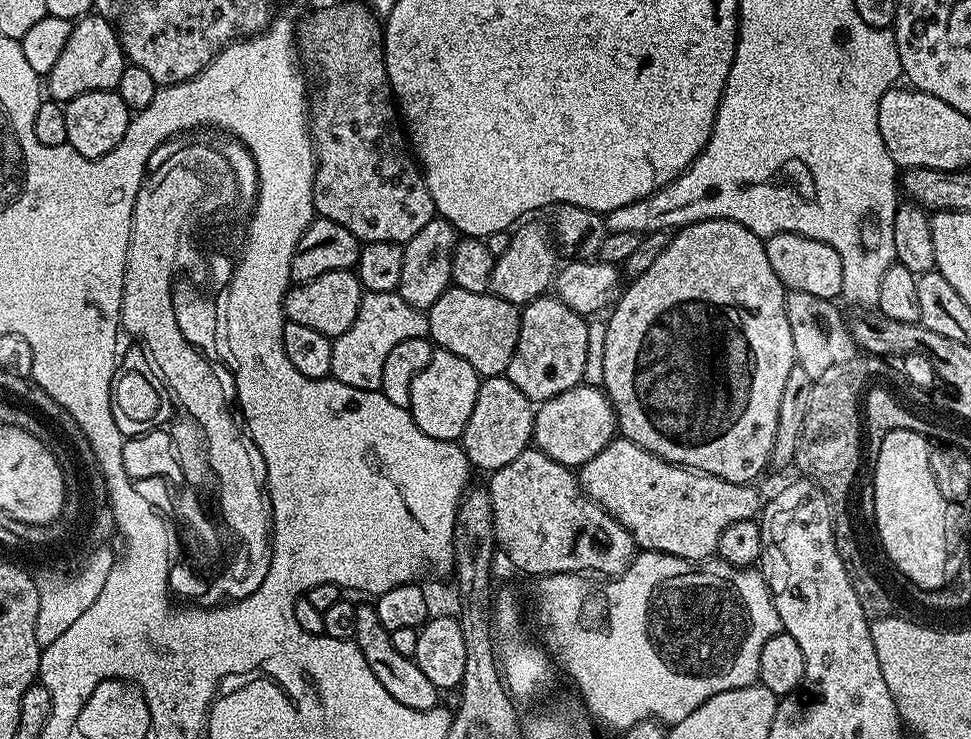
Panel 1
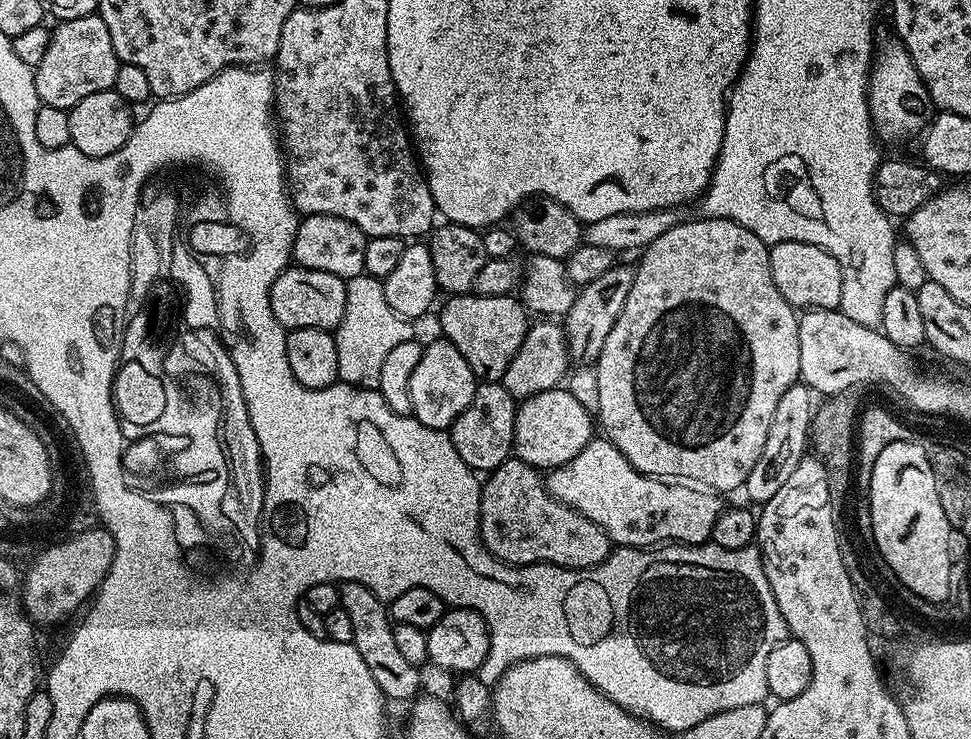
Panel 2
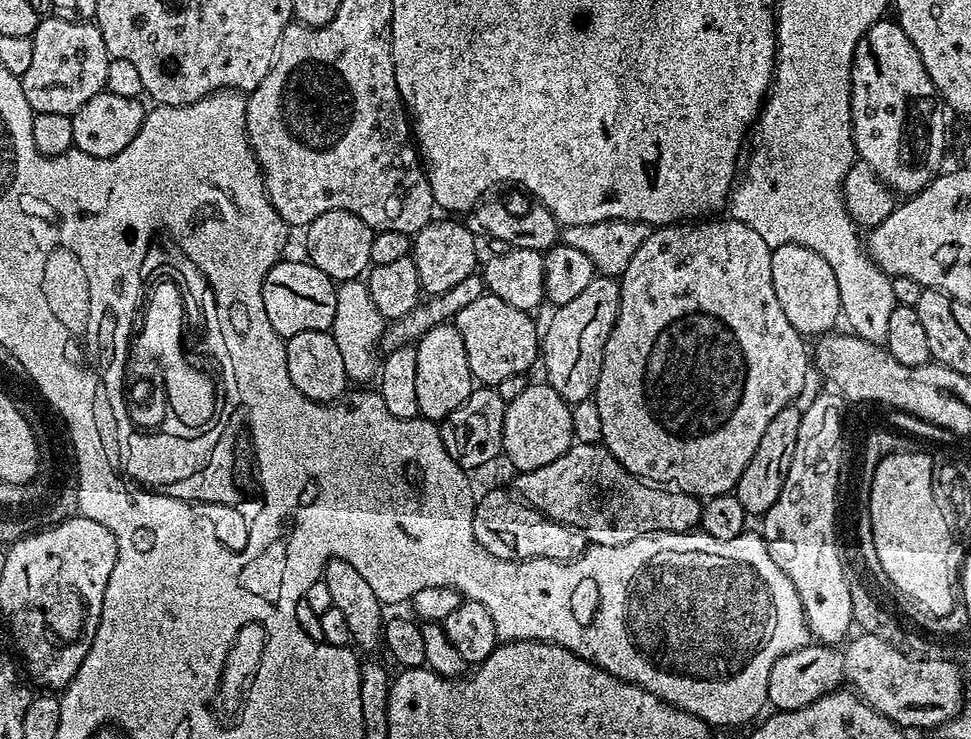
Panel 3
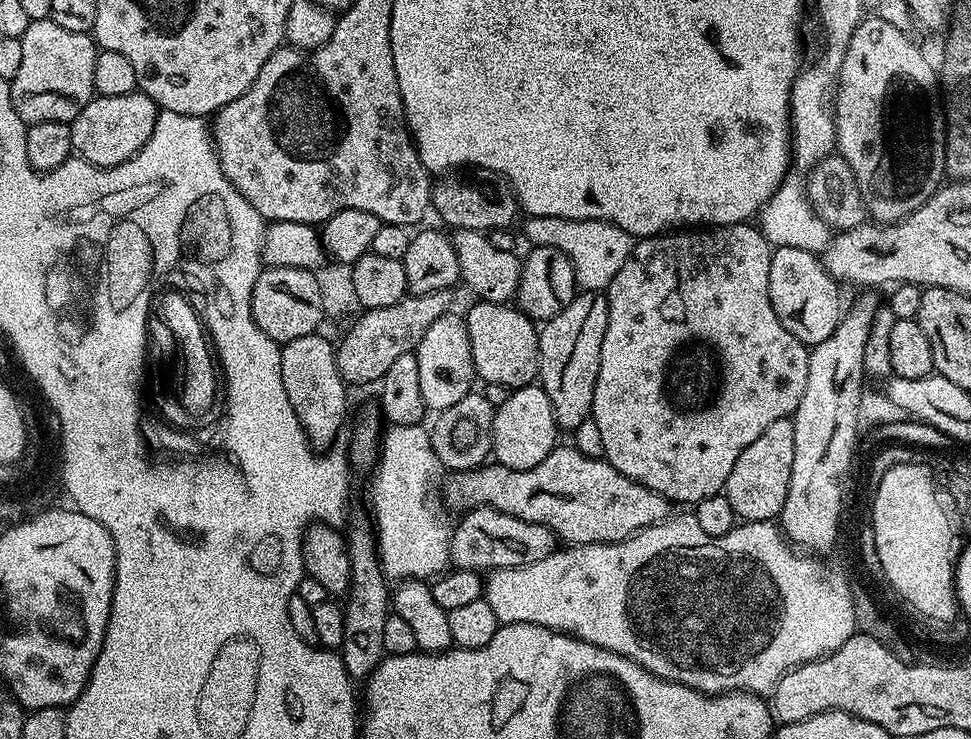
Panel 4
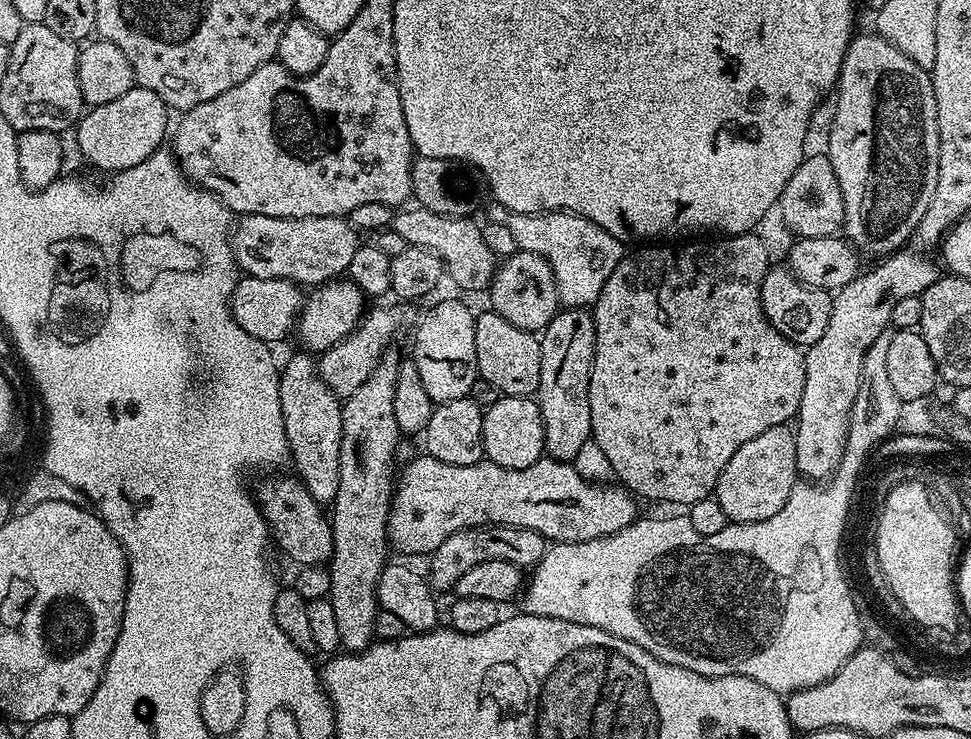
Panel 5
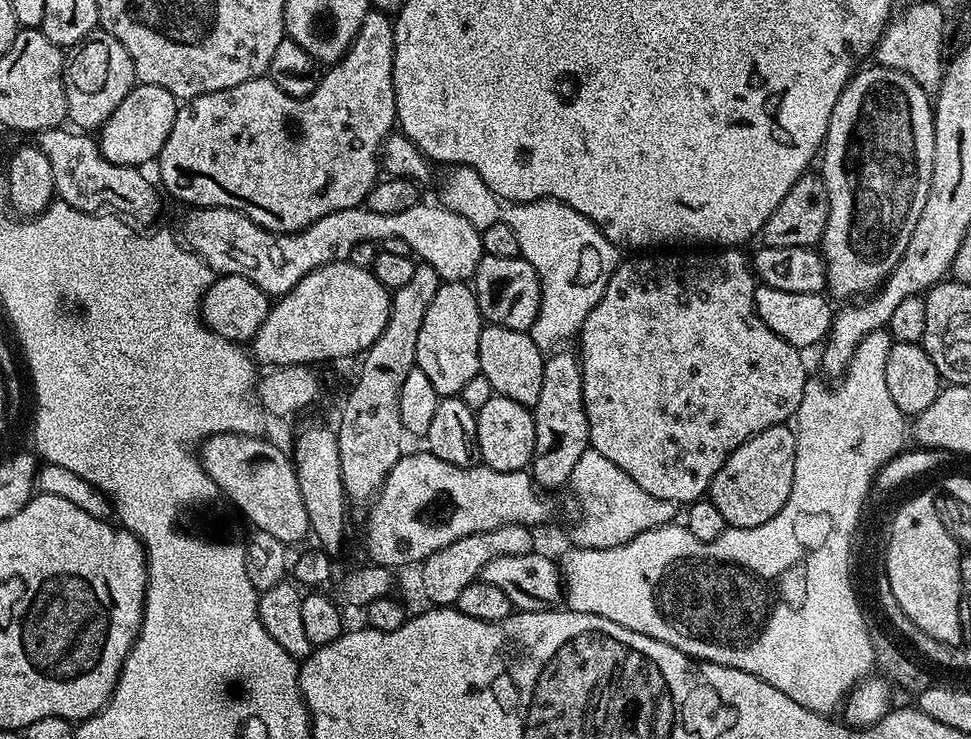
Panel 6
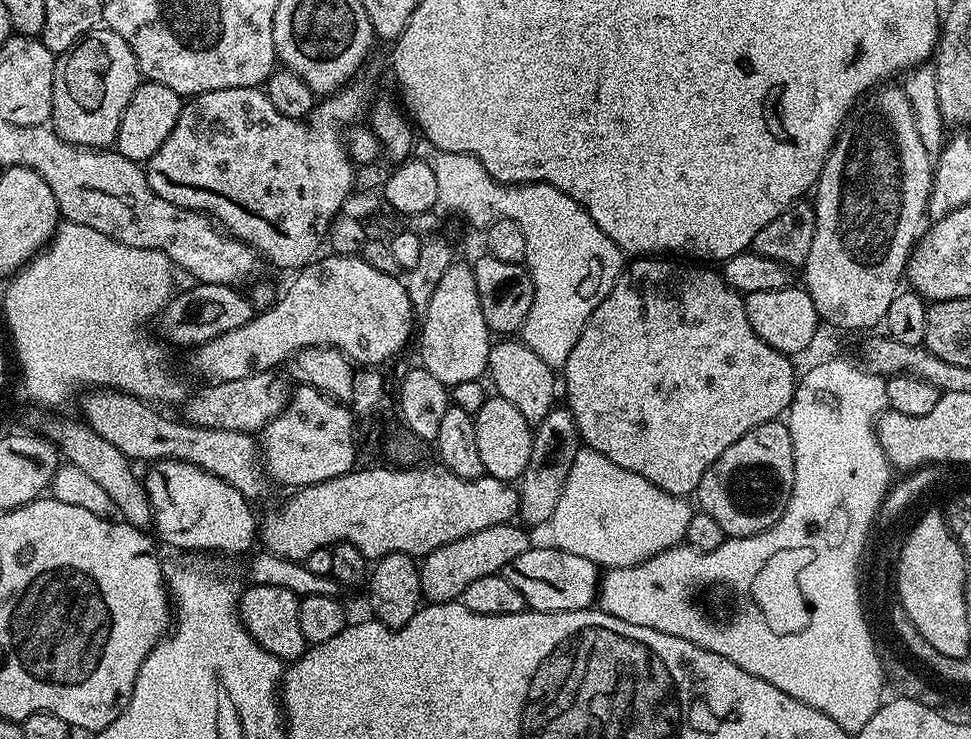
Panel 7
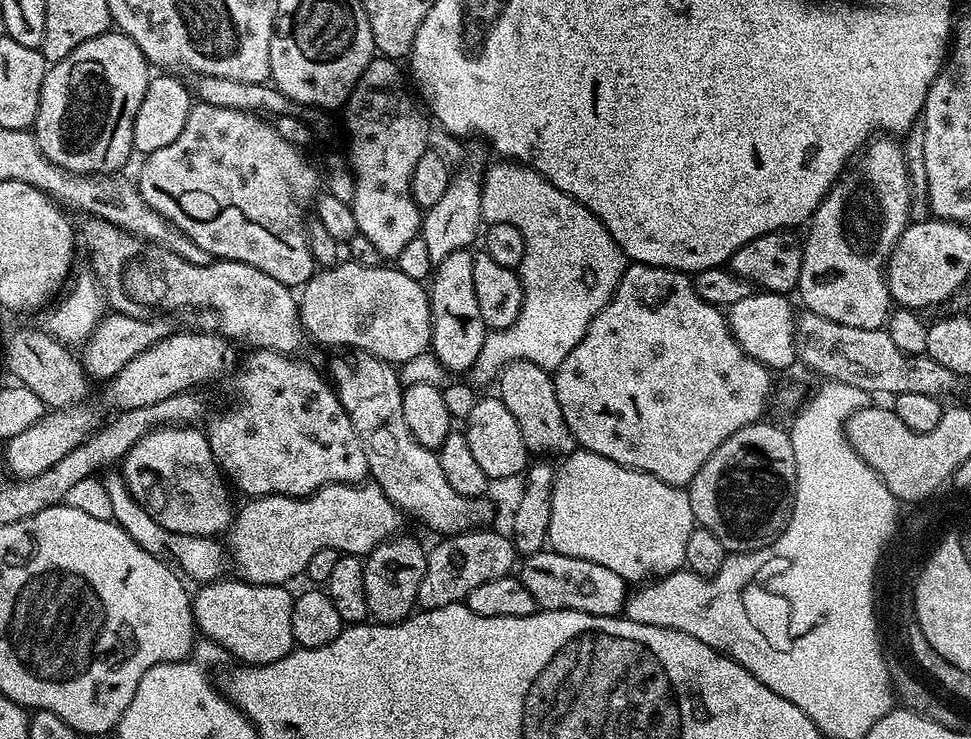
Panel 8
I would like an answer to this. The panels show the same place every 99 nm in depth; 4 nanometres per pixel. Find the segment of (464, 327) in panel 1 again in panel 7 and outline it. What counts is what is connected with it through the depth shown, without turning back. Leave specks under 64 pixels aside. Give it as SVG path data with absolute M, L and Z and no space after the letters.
M500 338L495 341L488 355L487 379L492 379L495 395L506 398L522 413L522 418L533 426L540 424L550 410L557 407L558 376L530 346L526 346L519 338Z

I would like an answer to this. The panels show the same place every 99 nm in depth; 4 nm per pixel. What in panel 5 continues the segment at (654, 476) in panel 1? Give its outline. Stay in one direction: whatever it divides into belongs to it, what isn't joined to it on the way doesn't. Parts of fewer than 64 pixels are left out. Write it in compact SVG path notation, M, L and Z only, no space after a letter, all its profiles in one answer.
M420 454L417 460L412 461L404 468L404 474L399 475L398 483L395 485L392 493L392 509L388 512L388 539L390 548L393 553L401 552L404 556L421 556L427 557L438 546L442 546L442 542L446 542L446 538L450 538L450 534L458 534L464 528L483 528L485 526L503 526L506 528L525 528L526 530L534 530L538 534L542 534L545 541L555 542L558 544L577 544L578 542L590 542L598 538L606 538L612 536L615 532L622 531L626 526L630 526L638 519L636 512L637 497L633 496L627 488L623 486L615 486L616 488L608 488L607 483L593 482L582 478L582 474L578 474L575 463L566 460L554 460L551 458L541 458L538 462L534 462L534 466L526 466L522 470L510 470L503 468L497 464L481 462L471 464L470 466L454 466L450 462L438 462L438 458L427 454Z

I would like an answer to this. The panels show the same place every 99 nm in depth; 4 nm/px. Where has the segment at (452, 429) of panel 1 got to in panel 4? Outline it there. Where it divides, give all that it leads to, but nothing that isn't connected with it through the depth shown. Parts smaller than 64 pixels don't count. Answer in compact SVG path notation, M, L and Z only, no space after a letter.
M456 315L438 318L438 322L434 322L430 330L426 330L426 334L422 334L422 342L418 342L415 351L424 407L433 413L454 406L454 402L462 402L462 398L466 398L466 394L473 391L475 384L472 383L477 383L478 380L465 317Z

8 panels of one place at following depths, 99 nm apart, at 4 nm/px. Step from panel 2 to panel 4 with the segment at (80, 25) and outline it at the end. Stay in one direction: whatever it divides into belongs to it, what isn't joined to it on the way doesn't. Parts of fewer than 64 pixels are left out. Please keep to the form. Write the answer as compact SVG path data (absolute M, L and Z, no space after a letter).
M50 18L29 20L20 36L22 63L18 74L10 82L14 110L24 119L25 125L38 122L71 124L78 114L97 95L94 86L94 66L98 45L87 32L75 32L58 26Z

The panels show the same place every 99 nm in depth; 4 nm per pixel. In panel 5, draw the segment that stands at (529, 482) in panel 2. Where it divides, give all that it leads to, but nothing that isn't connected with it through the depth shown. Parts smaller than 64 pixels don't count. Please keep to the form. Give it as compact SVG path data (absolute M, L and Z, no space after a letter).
M485 526L483 528L464 528L458 534L450 534L442 546L438 546L427 557L428 570L426 577L437 593L451 593L456 587L458 578L478 566L478 562L491 560L509 560L522 570L535 569L546 551L546 541L542 534L525 528L506 528L503 526Z

